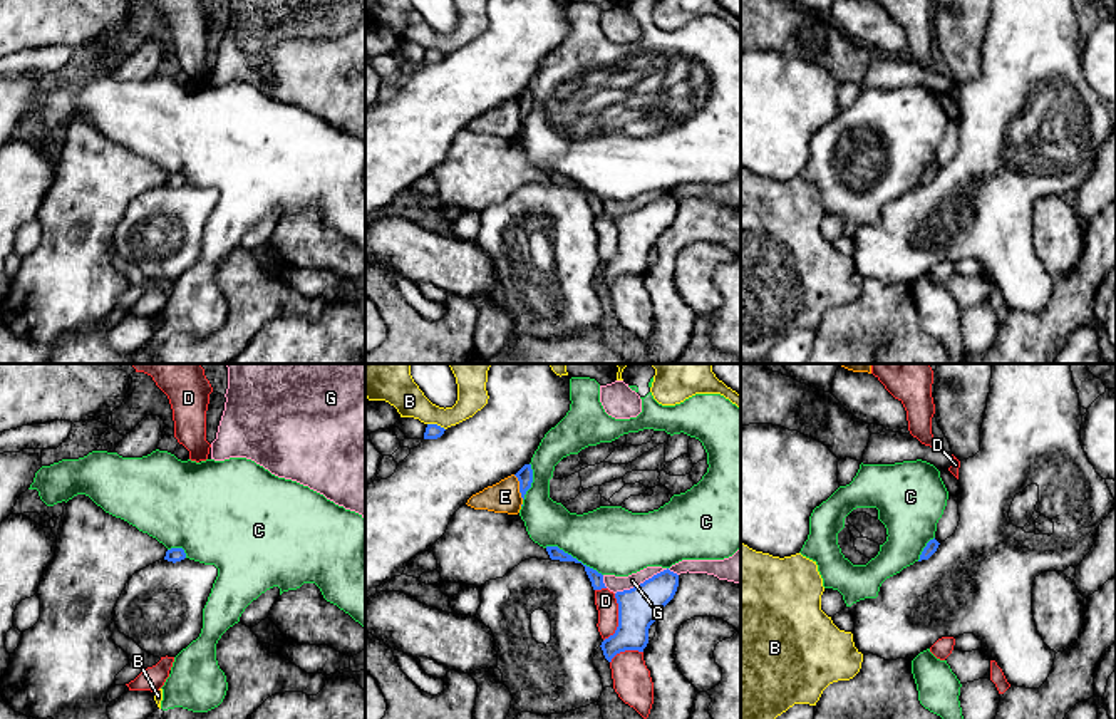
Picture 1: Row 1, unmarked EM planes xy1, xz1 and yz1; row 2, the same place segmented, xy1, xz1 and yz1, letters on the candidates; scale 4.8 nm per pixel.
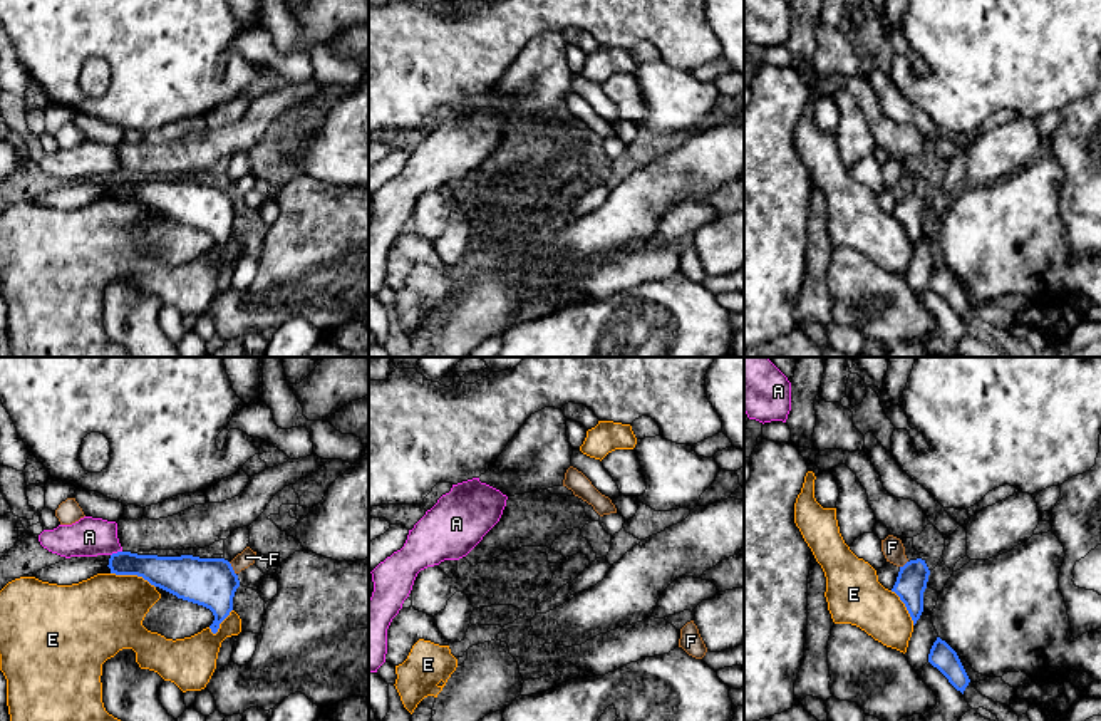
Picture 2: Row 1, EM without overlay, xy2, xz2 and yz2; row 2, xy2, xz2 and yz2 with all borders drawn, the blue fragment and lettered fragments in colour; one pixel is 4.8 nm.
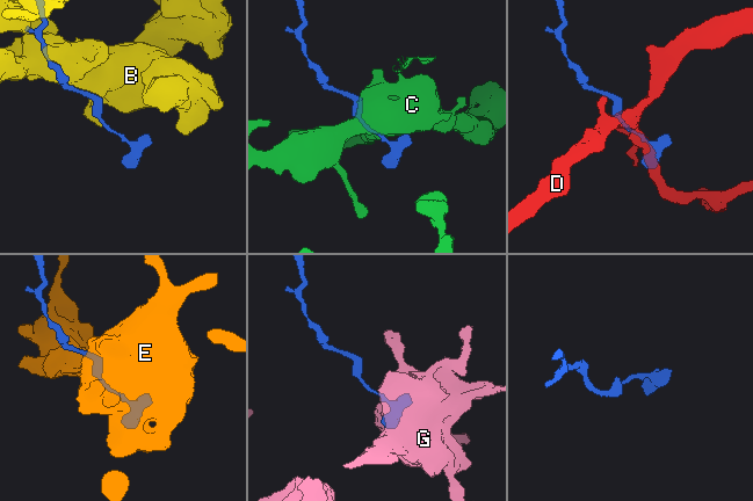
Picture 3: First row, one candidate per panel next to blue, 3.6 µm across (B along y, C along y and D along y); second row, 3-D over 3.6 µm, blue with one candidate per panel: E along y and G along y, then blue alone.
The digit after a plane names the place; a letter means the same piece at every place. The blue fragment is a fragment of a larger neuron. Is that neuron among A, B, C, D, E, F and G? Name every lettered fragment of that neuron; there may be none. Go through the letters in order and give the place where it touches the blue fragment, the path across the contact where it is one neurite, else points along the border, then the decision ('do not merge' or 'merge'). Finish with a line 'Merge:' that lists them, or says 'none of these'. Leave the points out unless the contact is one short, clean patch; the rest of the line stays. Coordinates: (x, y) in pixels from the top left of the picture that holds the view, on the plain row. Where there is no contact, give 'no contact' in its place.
A: meets blue in xy2 at (118, 176); do not merge
B: meets blue in xz1 at (436, 49); do not merge
C: meets blue in xz1 at (572, 181); do not merge
D: meets blue in xz1 at (619, 243); do not merge
E: meets blue in xy2 at (133, 198); do not merge
F: meets blue in xy2 at (232, 193); border along xy2 (228, 186), (235, 198); do not merge
G: meets blue in xz1 at (645, 205); do not merge
Merge: none of these

